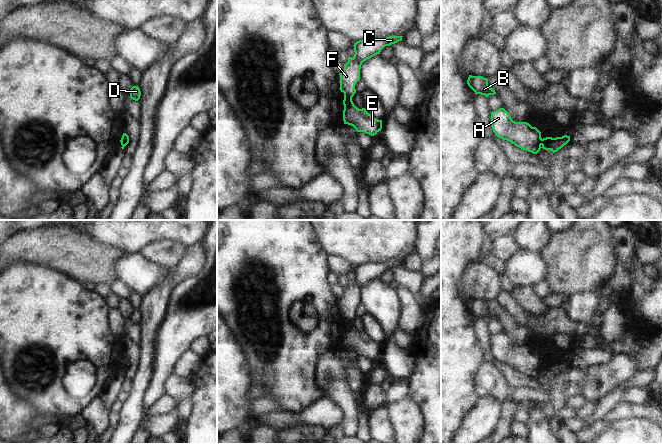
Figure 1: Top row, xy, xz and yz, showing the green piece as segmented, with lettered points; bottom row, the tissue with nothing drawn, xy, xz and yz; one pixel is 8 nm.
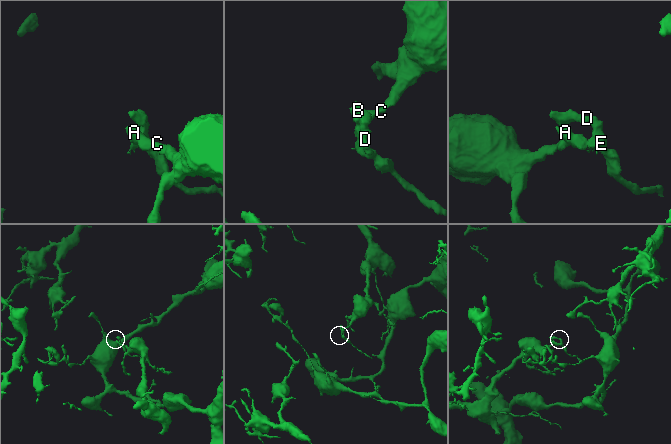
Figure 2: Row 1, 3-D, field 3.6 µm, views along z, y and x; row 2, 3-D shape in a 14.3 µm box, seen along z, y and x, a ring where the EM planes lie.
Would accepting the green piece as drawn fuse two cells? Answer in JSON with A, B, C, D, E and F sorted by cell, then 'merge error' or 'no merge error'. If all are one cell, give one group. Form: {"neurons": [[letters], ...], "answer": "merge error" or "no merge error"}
{"neurons": [["A", "C", "F"], ["B", "D", "E"]], "answer": "merge error"}

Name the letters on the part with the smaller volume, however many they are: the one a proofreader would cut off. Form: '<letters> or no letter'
B, D, E

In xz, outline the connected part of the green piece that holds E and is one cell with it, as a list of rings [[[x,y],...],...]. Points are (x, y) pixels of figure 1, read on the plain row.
[[[344,320],[343,329],[344,348],[353,350],[357,356],[364,356],[371,360],[374,360],[381,355],[382,344],[373,342],[365,332],[357,332],[351,321]]]

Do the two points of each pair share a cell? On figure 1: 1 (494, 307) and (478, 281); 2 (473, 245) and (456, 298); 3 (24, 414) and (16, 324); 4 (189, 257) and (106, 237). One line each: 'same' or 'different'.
1: different
2: same
3: different
4: different

